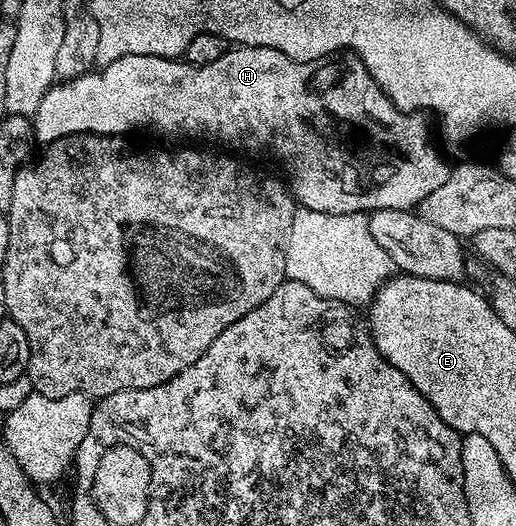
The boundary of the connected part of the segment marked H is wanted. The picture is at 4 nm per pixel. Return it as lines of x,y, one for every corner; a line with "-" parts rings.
246,46
232,47
224,56
217,58
217,62
209,62
209,66
193,66
179,58
168,58
165,56
126,56
120,60
115,60
112,64
104,64
98,70
86,72
84,76
78,76
72,80
65,80
52,84
51,89
45,94
45,98
41,98
41,106
37,106
33,117
33,136
36,141
40,140
43,146
52,144
55,140
60,140
66,136
78,136
80,132
94,132
96,136
121,136
131,134
134,128
156,128
159,132
184,132
187,136
204,136
207,140
216,140
219,144
224,144
227,148
232,148
232,153
243,154
239,152
268,152
281,167
287,171
286,179
289,181
291,195
294,196
296,205
299,208
308,208
311,211
323,211
325,214
343,215
350,212
358,212
370,214
376,212
379,208
388,208
389,210
415,210
418,209
419,203
425,198
429,198
429,194
433,194
433,190
437,190
437,186
442,186
445,183
445,178
449,171
449,164
439,157
439,152
435,149
435,144
431,141
431,128
427,125
428,117
418,112
403,112
396,106
391,99
381,90
378,79
372,76
371,71
363,64
361,57
354,54
339,54
334,58
328,59
326,62
318,60
294,60
285,54
281,54
281,50
273,50
272,48
249,48

